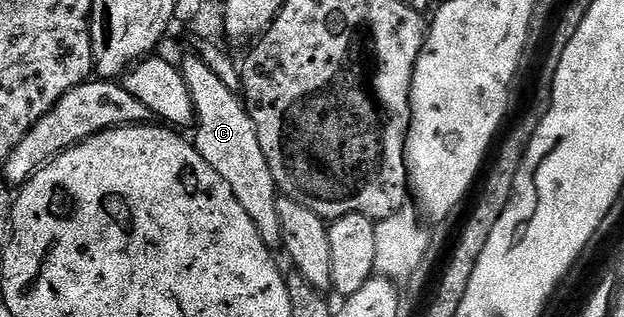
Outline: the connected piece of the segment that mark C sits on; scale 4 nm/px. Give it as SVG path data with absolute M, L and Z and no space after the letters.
M189 55L181 61L181 68L189 95L193 95L193 144L196 151L209 167L213 167L213 171L217 171L217 175L221 175L221 179L225 179L225 183L229 183L229 191L237 195L237 203L245 207L245 215L253 219L264 243L272 251L278 250L283 243L281 219L277 215L280 194L275 188L273 171L269 171L265 151L261 151L261 139L257 139L257 127L253 127L246 104L238 92L229 90L196 55Z

